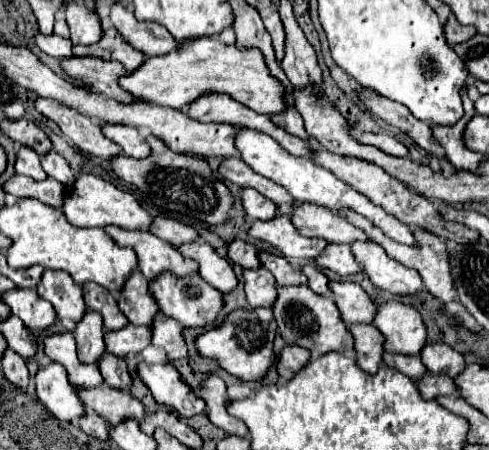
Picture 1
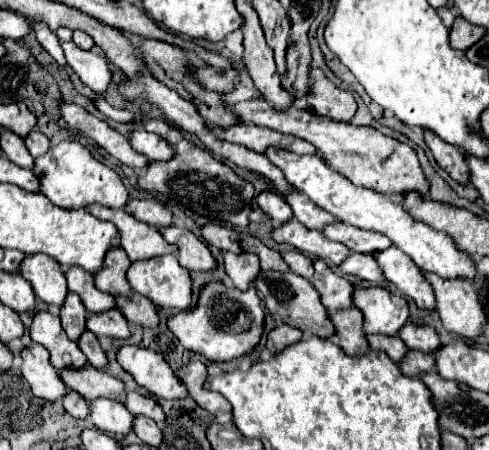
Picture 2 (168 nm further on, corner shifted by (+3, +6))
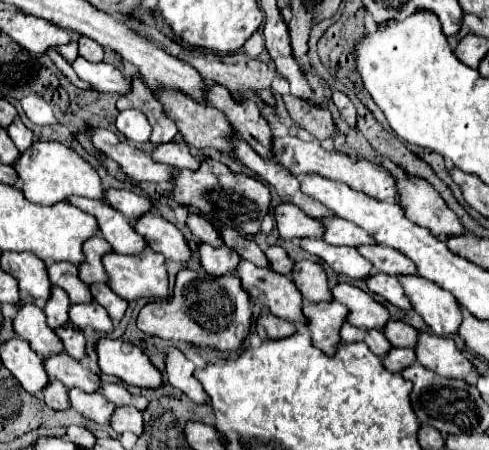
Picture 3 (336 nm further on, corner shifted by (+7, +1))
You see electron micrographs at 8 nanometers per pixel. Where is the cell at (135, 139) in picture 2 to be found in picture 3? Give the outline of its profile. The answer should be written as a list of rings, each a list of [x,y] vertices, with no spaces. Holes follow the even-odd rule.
[[[178,141],[156,145],[156,149],[152,151],[152,159],[158,161],[158,163],[172,165],[176,169],[196,171],[200,167],[200,161],[194,157],[192,149],[186,143],[178,143]]]

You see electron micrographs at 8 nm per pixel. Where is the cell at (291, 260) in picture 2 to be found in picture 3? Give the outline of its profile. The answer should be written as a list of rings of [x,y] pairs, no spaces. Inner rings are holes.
[[[270,245],[264,253],[268,257],[268,263],[270,263],[272,271],[276,271],[280,275],[290,275],[292,273],[294,261],[288,257],[288,253],[280,245]]]

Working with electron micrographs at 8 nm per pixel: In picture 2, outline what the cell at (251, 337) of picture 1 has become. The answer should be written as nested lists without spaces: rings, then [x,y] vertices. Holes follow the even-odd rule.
[[[210,282],[200,292],[196,308],[168,318],[168,328],[184,348],[198,352],[212,362],[228,362],[246,356],[256,348],[264,332],[264,308],[254,288],[242,292],[238,288],[222,286],[222,282]]]

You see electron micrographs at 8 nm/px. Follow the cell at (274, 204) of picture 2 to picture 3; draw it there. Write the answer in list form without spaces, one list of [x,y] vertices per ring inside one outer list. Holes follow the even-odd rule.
[[[282,203],[276,207],[276,223],[282,239],[322,239],[324,227],[318,219],[308,217],[300,207],[292,203]]]

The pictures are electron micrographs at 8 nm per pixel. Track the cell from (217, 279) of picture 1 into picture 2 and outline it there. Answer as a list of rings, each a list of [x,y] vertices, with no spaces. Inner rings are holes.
[[[170,226],[170,228],[160,228],[160,232],[166,242],[178,246],[180,252],[178,260],[190,272],[214,272],[218,268],[218,262],[214,260],[208,246],[202,240],[198,240],[190,230]]]

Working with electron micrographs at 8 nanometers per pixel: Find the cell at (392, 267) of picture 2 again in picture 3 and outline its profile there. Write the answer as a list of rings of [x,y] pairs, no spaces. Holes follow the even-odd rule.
[[[398,277],[406,295],[410,297],[414,311],[432,327],[436,335],[450,337],[456,335],[462,321],[462,311],[452,297],[452,293],[440,289],[436,283],[426,281],[424,277]]]

